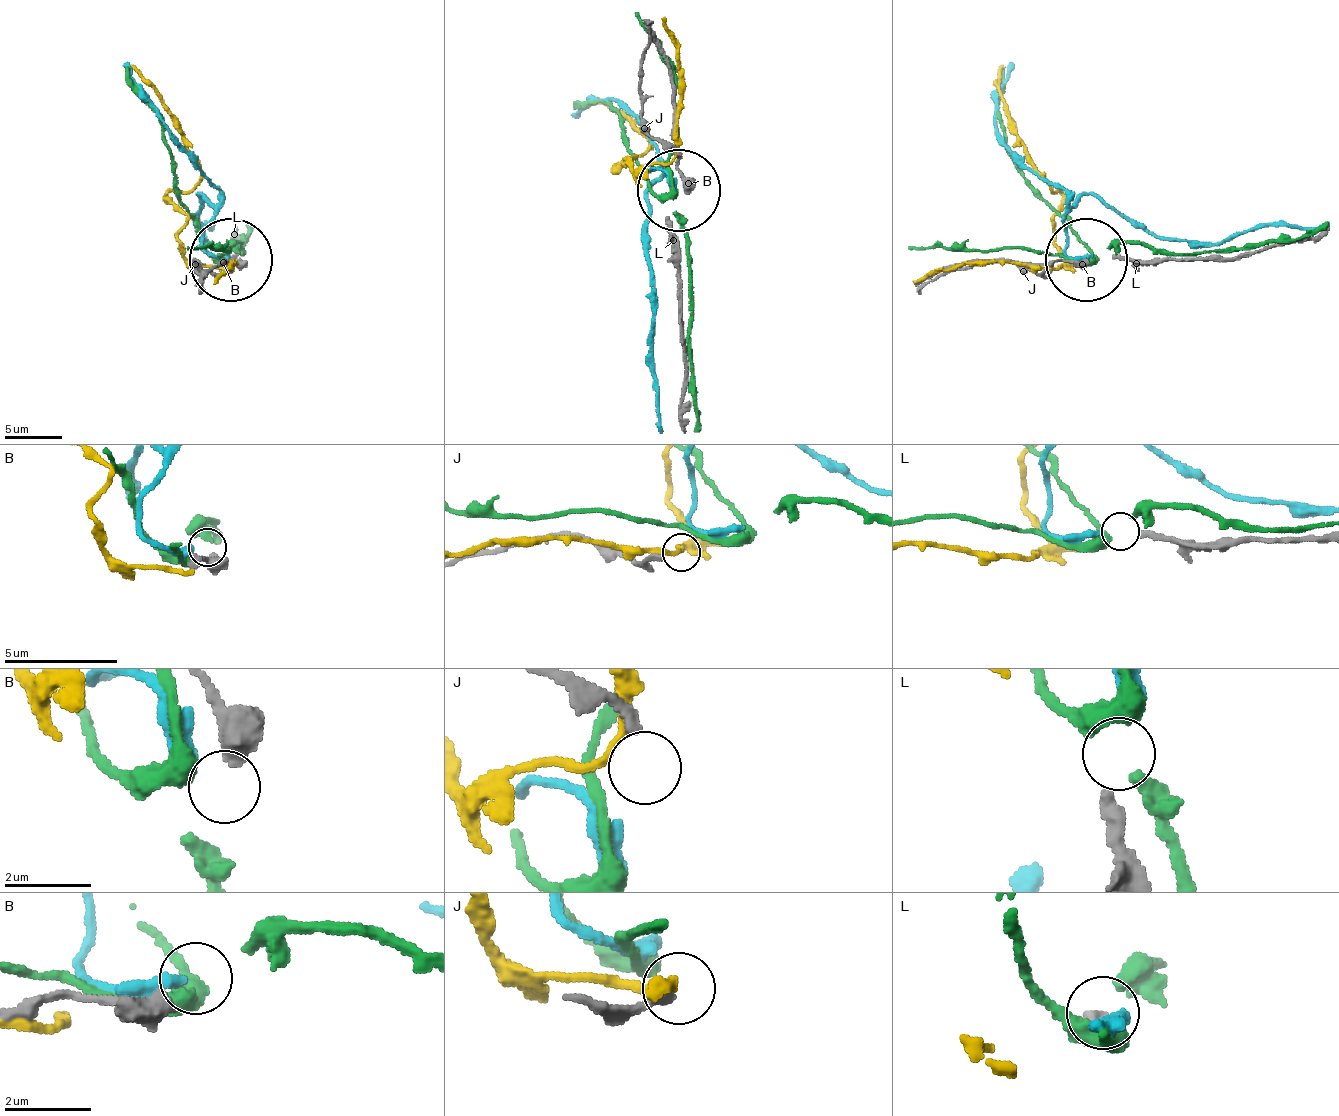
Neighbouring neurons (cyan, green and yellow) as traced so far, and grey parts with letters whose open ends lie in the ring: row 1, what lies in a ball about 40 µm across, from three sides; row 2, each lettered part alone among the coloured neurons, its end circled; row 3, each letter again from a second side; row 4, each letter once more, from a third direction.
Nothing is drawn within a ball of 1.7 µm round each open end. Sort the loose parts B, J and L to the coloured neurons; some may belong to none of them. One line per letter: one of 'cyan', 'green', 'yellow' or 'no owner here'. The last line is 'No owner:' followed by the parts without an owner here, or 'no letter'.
B: cyan
J: no owner here
L: no owner here
No owner: J, L

